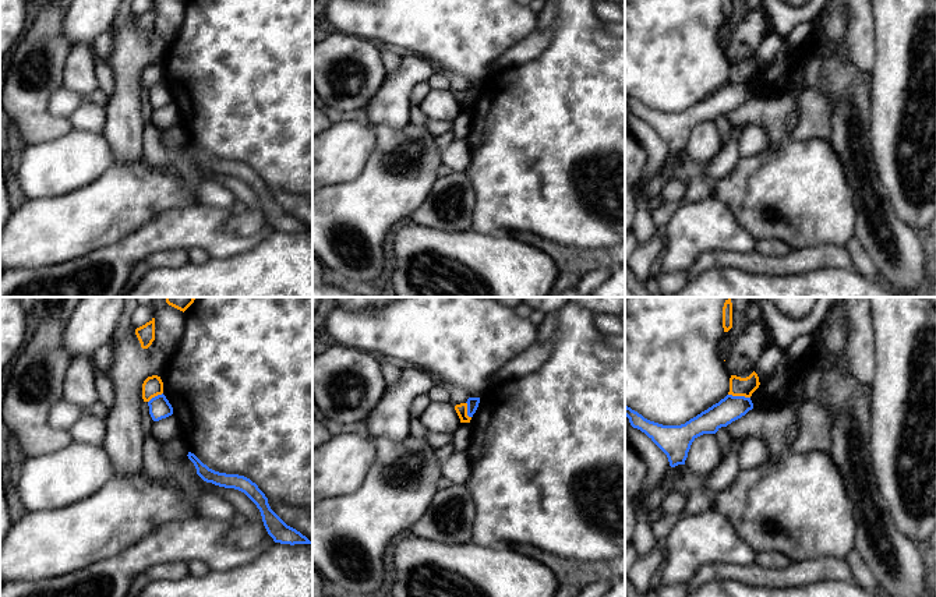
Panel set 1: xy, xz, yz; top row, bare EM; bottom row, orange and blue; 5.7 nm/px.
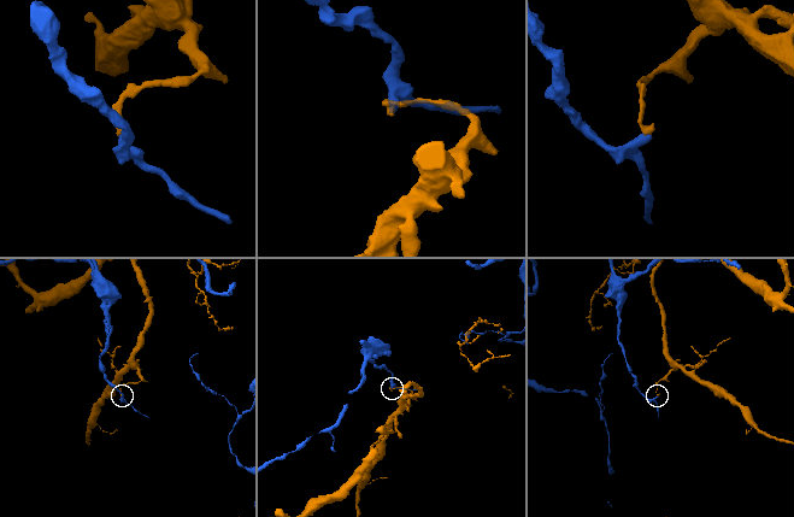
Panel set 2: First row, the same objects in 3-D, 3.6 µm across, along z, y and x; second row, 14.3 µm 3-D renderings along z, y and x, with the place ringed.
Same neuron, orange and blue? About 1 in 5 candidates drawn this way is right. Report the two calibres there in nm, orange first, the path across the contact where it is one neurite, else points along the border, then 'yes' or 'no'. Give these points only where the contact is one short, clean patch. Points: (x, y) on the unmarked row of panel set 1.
110 nm thick on the orange side, 140 nm on the other; border along yz (728, 81), (749, 85); no

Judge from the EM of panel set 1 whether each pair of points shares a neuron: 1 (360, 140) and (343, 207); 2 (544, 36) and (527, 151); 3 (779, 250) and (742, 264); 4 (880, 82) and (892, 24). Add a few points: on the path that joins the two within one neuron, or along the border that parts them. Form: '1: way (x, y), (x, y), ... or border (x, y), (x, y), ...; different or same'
1: border (371, 154), (356, 176), (327, 186); different
2: border (551, 25), (551, 42), (536, 57), (512, 67); different
3: border (755, 250), (774, 255), (786, 255), (791, 250); different
4: way (892, 69), (892, 38); same

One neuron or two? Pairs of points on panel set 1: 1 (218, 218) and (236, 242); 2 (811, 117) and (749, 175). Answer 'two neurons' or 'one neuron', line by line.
1: one neuron
2: two neurons

